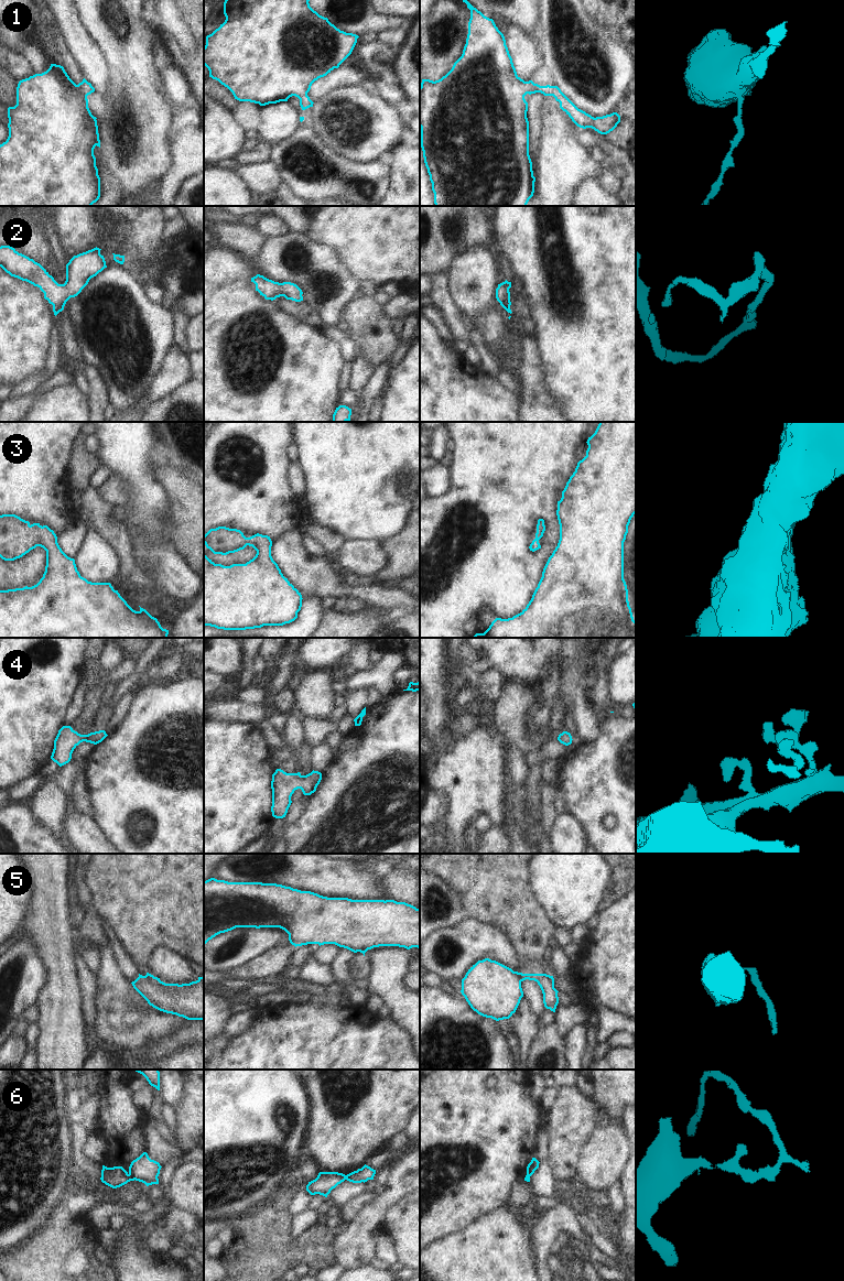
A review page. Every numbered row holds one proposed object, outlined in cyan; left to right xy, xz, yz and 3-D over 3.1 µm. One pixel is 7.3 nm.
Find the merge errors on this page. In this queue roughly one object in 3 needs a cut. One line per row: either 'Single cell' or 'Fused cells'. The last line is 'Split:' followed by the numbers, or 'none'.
1: Single cell
2: Single cell
3: Single cell
4: Single cell
5: Fused cells
6: Fused cells
Split: 5, 6

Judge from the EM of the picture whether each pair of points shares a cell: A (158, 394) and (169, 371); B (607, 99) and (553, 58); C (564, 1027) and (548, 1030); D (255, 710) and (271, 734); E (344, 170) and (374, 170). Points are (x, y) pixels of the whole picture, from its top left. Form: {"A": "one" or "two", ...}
{"A": "one", "B": "one", "C": "two", "D": "two", "E": "one"}

